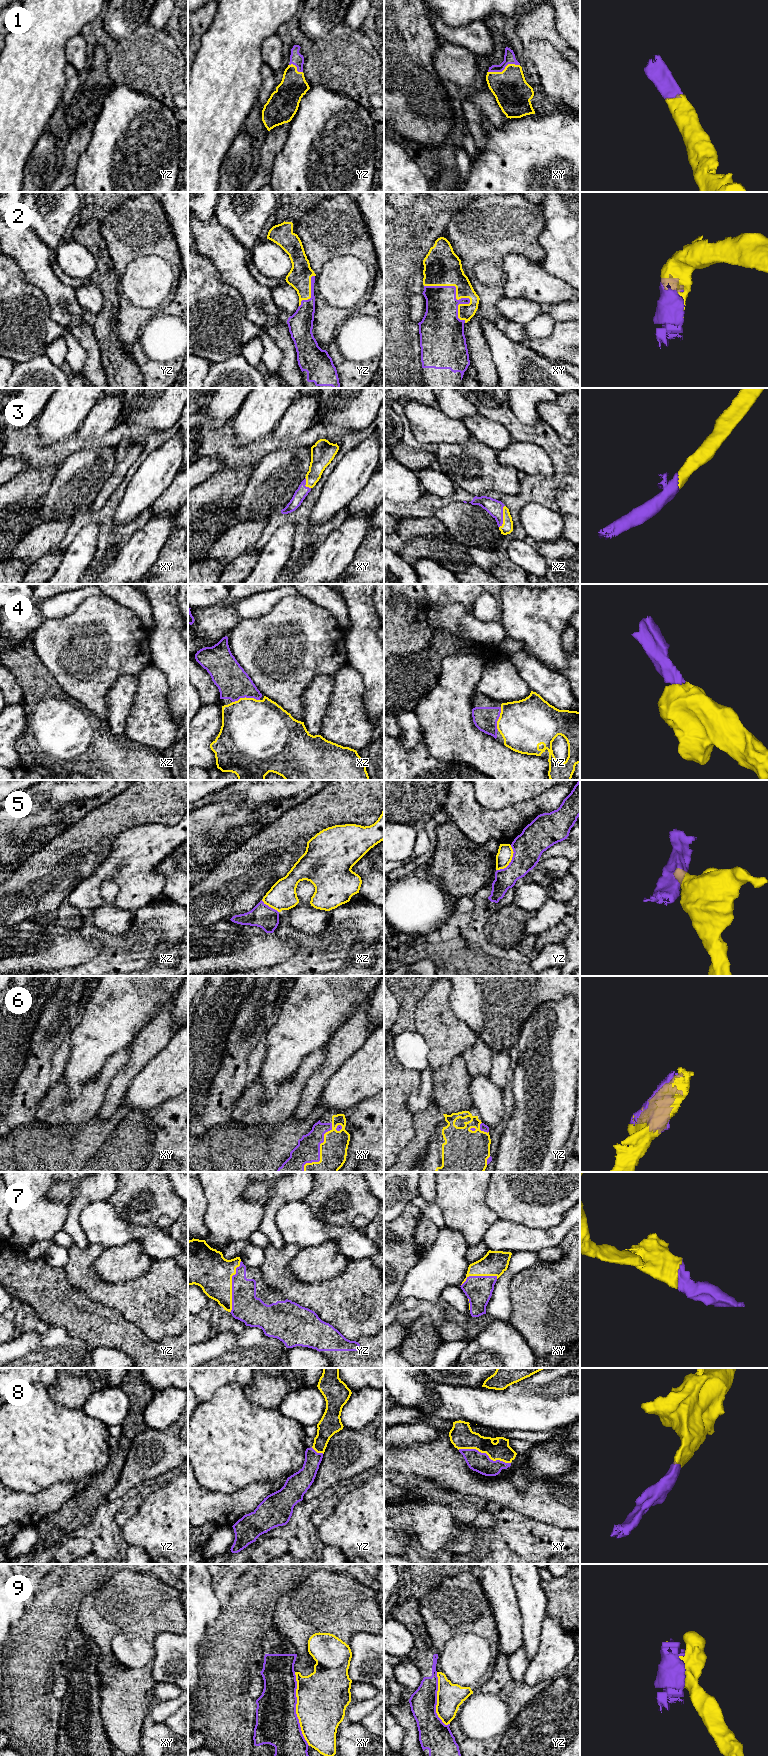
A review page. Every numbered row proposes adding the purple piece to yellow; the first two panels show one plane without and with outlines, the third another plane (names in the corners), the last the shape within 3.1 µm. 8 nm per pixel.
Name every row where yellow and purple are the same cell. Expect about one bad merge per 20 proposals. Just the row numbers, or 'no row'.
1, 2, 3, 4, 6, 7, 8

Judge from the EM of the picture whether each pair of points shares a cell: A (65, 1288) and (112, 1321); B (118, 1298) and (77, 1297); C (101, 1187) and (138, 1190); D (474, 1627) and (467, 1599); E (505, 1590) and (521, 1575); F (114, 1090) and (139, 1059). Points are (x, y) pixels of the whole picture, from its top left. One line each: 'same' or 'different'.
A: same
B: different
C: different
D: same
E: different
F: same

